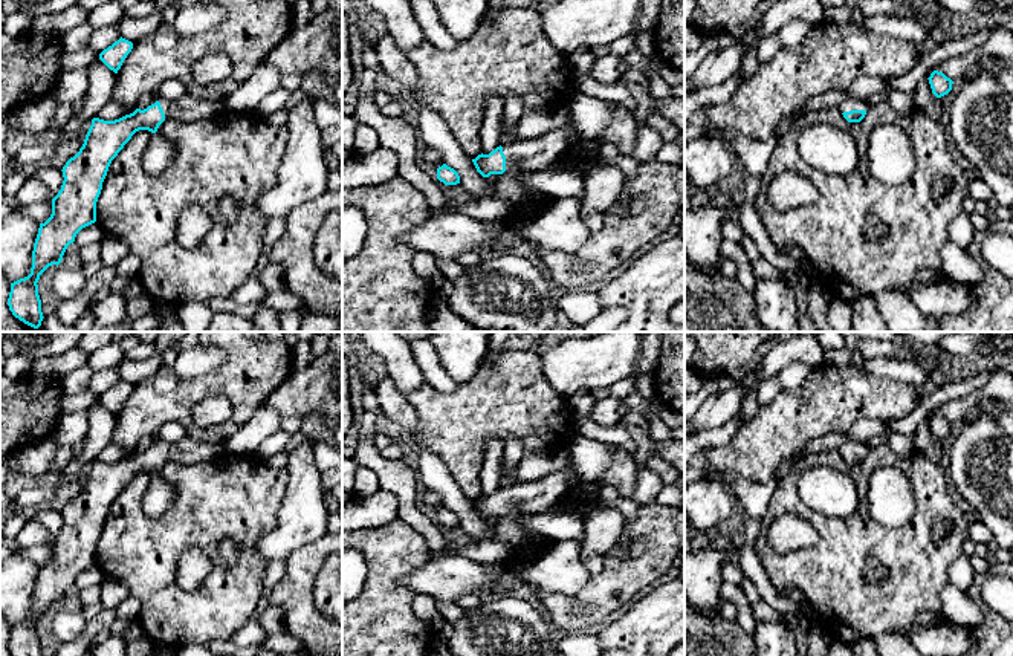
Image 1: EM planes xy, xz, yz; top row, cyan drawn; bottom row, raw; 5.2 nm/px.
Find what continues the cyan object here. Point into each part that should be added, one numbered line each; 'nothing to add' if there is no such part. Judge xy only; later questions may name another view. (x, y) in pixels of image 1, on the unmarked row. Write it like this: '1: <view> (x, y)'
1: xy (188, 450)

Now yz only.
1: yz (847, 448)

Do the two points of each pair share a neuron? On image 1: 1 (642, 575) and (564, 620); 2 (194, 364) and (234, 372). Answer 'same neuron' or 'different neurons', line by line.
1: same neuron
2: different neurons

